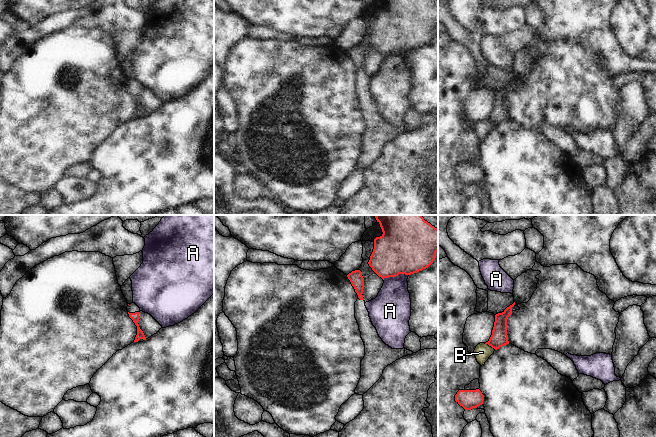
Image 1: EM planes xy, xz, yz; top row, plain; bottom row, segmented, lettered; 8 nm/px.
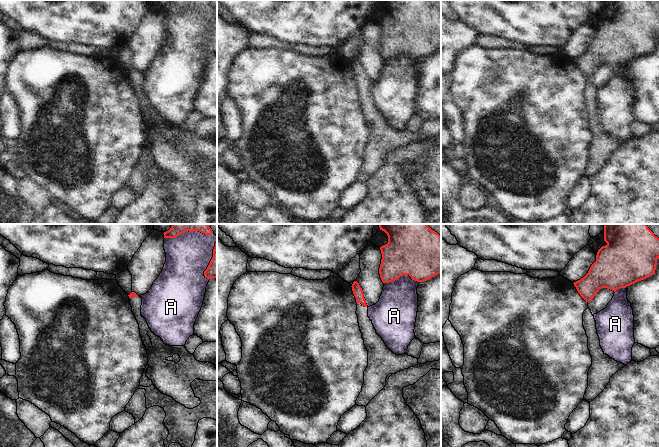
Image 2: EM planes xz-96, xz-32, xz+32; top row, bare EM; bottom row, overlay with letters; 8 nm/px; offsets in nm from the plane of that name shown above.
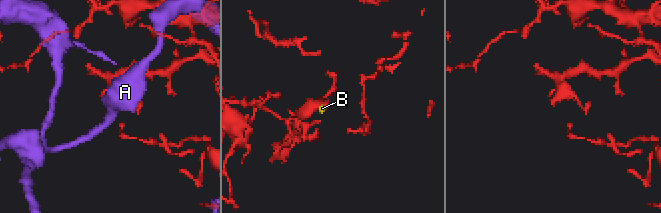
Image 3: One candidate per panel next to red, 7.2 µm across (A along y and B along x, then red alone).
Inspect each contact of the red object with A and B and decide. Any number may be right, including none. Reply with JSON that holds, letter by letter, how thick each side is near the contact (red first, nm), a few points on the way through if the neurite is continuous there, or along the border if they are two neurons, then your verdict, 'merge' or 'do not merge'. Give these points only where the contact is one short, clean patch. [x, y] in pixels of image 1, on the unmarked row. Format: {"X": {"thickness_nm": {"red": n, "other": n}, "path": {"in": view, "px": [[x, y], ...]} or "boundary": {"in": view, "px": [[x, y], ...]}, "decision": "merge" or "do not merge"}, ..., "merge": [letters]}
{"A": {"thickness_nm": {"red": 400, "other": 300}, "decision": "do not merge"}, "B": {"thickness_nm": {"red": 140, "other": 140}, "boundary": {"in": "yz", "px": [[484, 119], [495, 125]]}, "decision": "do not merge"}, "merge": []}

